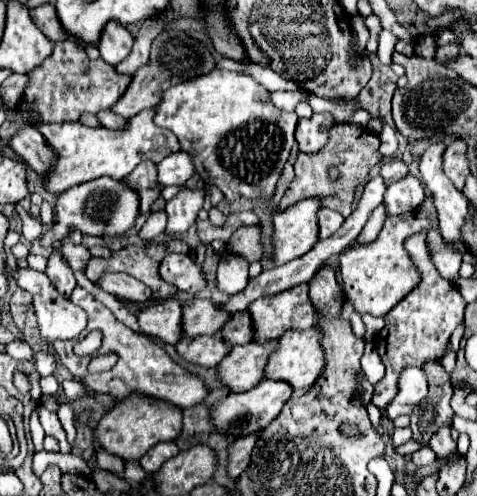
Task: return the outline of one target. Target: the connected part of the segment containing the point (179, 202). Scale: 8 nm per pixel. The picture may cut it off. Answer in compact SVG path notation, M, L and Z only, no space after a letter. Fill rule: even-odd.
M182 188L166 204L166 214L168 214L166 232L178 234L178 232L188 230L196 222L196 216L202 210L202 204L204 204L204 190Z

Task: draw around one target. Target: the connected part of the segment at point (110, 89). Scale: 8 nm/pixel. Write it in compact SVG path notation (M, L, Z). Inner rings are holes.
M72 38L54 44L54 52L36 70L28 72L30 82L18 104L22 110L36 110L42 114L42 122L72 122L82 112L96 114L98 110L112 108L128 90L132 76L118 74L116 68L102 58L90 60Z

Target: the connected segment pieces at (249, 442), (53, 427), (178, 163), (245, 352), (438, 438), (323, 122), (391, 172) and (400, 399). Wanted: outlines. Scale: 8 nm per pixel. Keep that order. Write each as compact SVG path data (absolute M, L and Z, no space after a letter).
M260 432L248 434L244 438L238 438L232 446L230 446L230 464L228 464L228 472L232 478L238 478L238 474L244 472L244 468L250 462L250 454L256 446L256 438L260 436Z
M44 404L38 406L38 416L40 416L40 424L44 428L46 434L50 434L52 438L58 440L58 446L60 446L60 454L70 454L70 444L68 444L68 438L66 438L66 432L58 420L58 416L50 410L44 408Z
M176 152L158 164L158 182L162 186L182 186L194 174L192 158L186 152Z
M276 338L276 342L248 342L242 346L234 346L230 350L230 354L216 366L222 382L232 390L232 392L246 392L250 388L254 388L258 382L264 380L264 366L268 364L268 354L272 354L272 350L278 346L280 338Z
M440 428L430 440L430 448L436 452L438 458L448 458L450 454L454 454L456 442L450 436L450 428Z
M314 114L308 120L298 120L296 142L300 152L318 152L328 142L328 132L334 120L330 114Z
M390 160L390 162L384 162L382 168L380 168L380 176L384 178L386 186L390 186L392 182L402 180L406 174L408 174L408 166L406 166L402 160Z
M412 366L404 368L398 384L400 384L400 394L386 408L390 420L396 420L398 416L410 416L412 408L416 408L416 404L420 404L428 394L428 384L422 368L412 368Z

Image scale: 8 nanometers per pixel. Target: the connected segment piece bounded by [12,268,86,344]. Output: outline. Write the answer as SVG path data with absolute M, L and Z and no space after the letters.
M16 268L12 272L12 280L22 290L28 290L32 294L32 300L34 300L32 304L34 304L36 318L38 318L38 330L40 330L42 338L48 344L54 344L56 340L72 340L86 328L86 314L84 314L84 310L74 306L70 300L62 298L44 272L38 272L38 270L32 270L32 268Z

